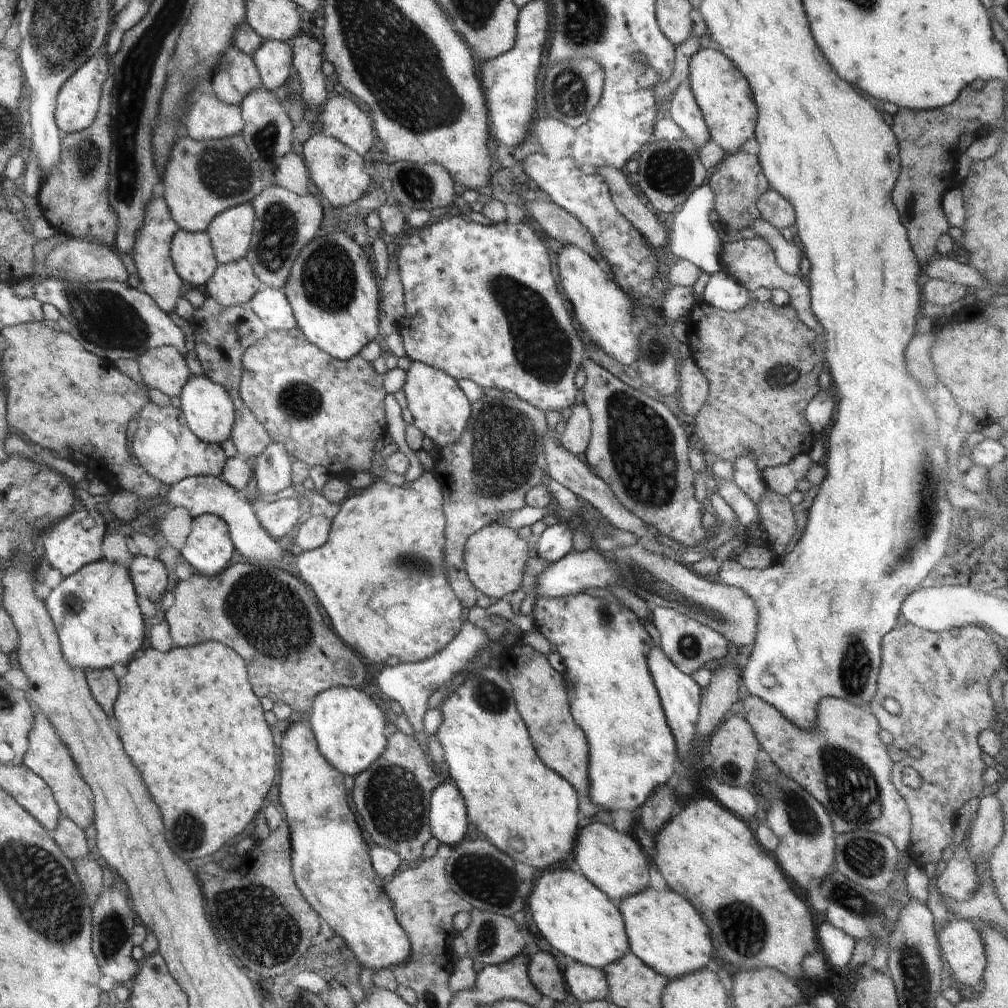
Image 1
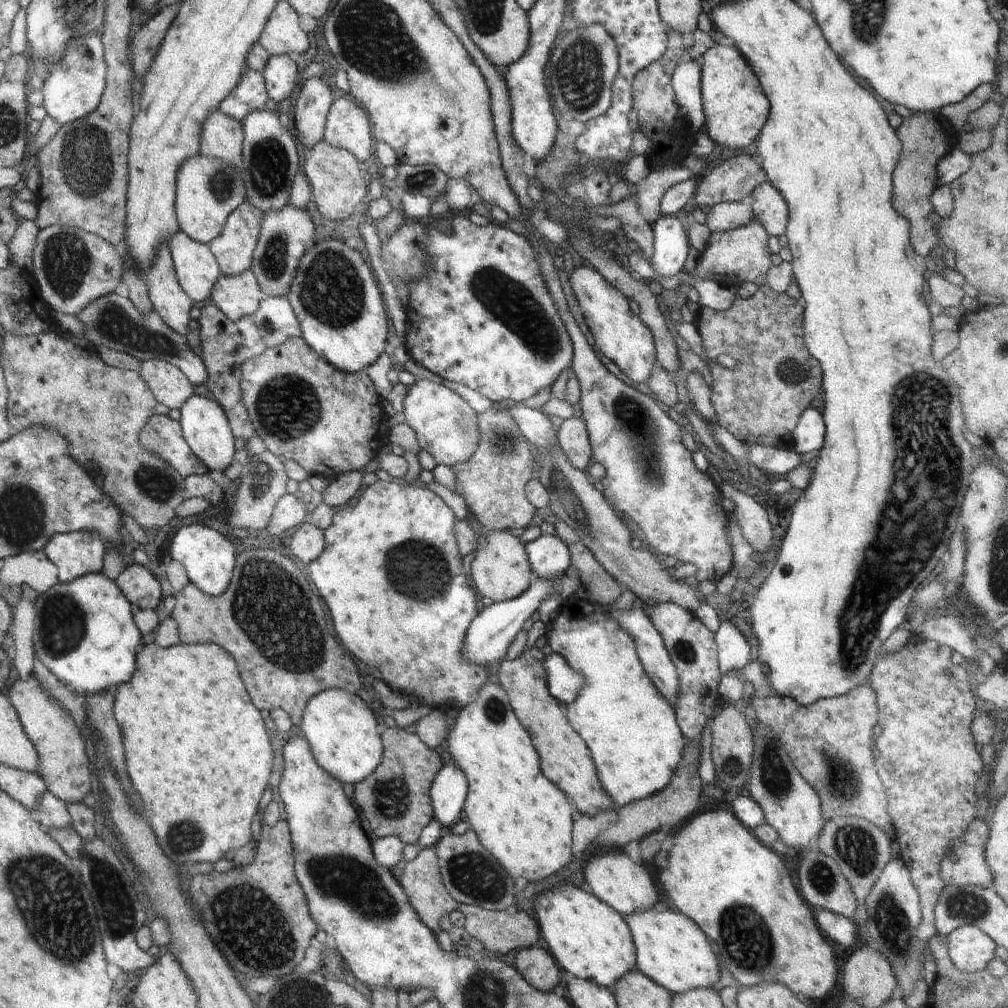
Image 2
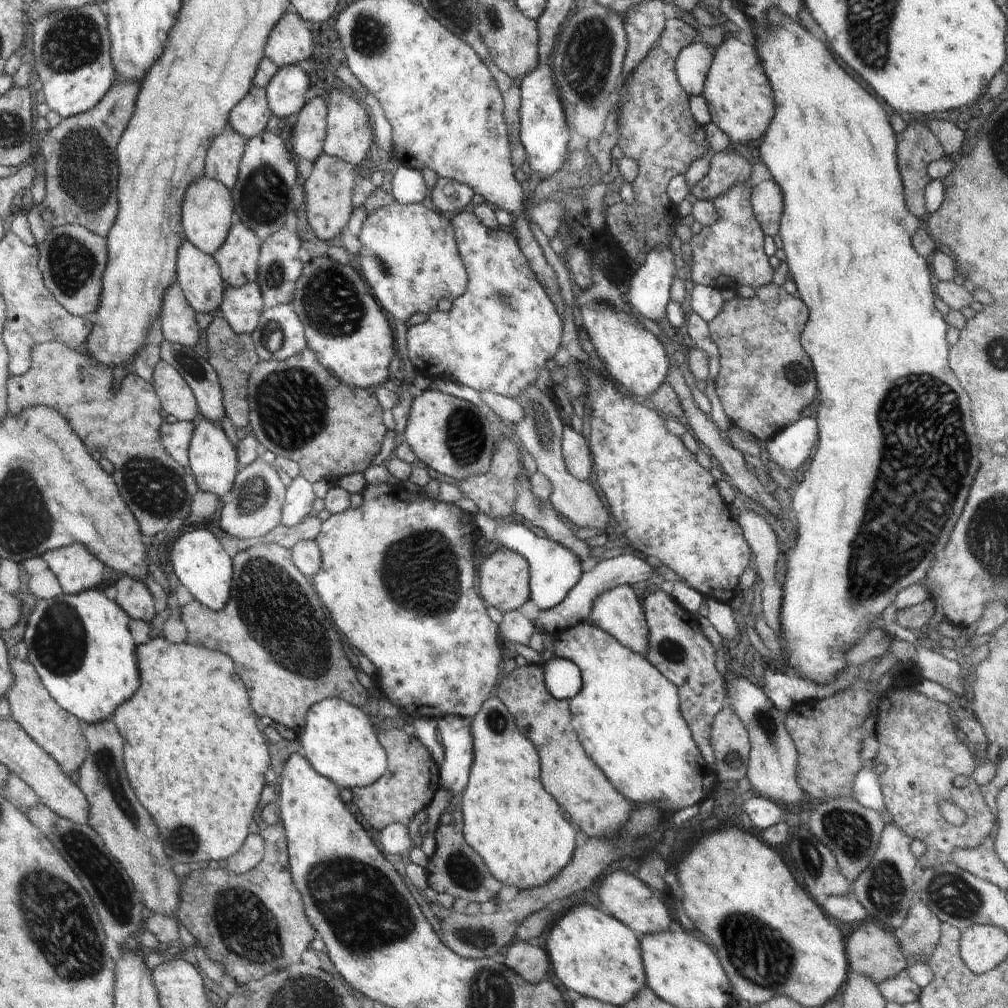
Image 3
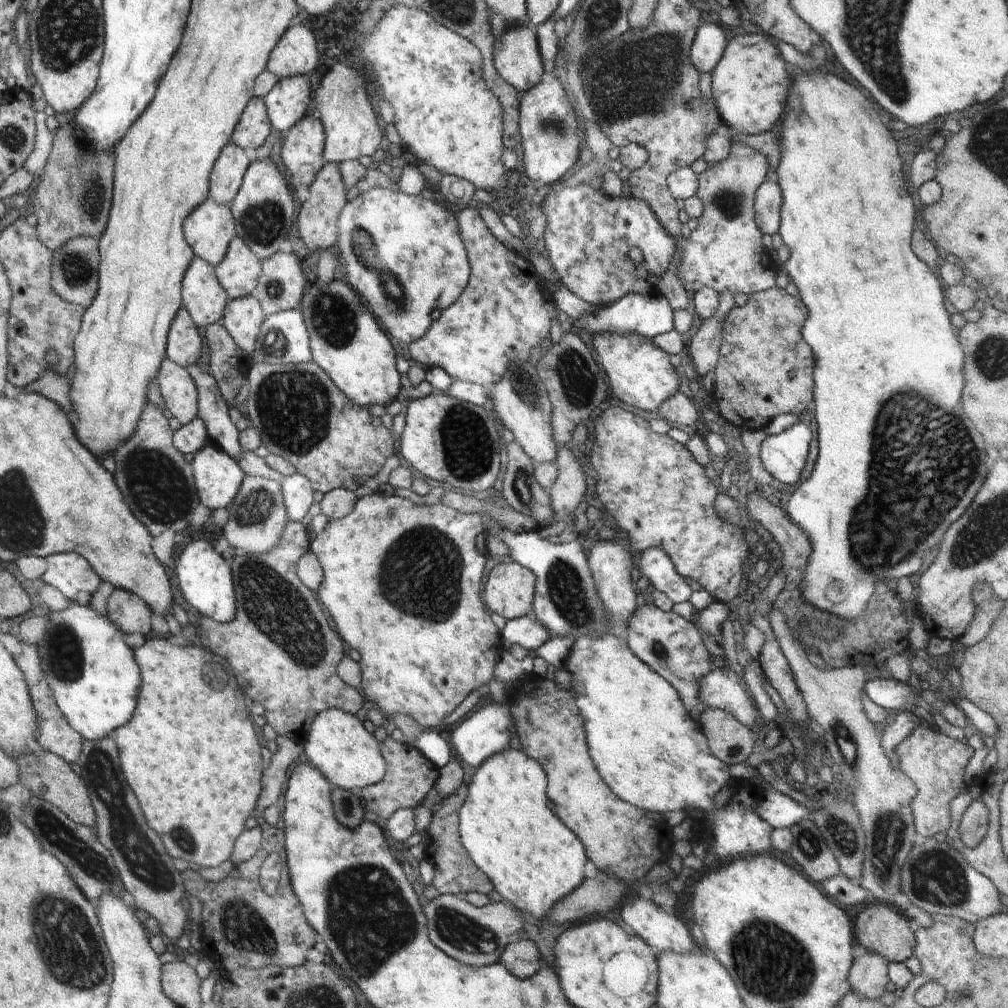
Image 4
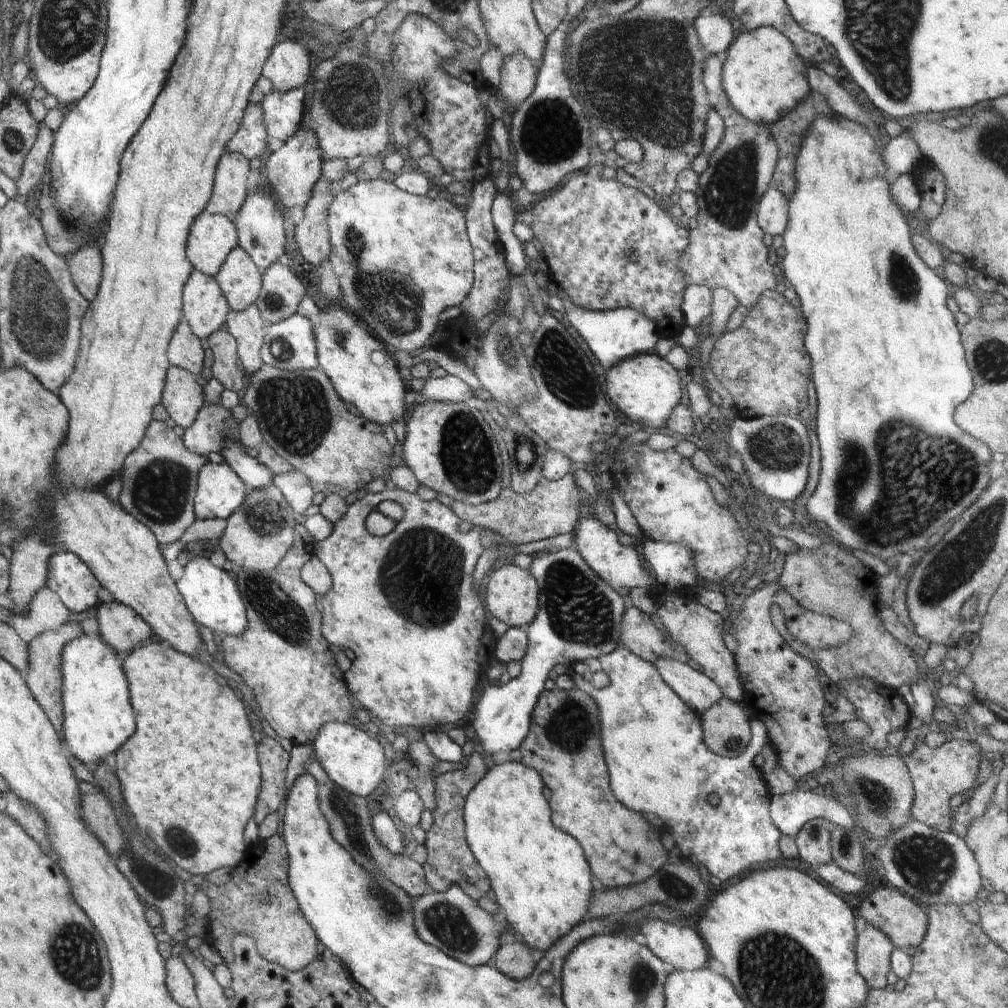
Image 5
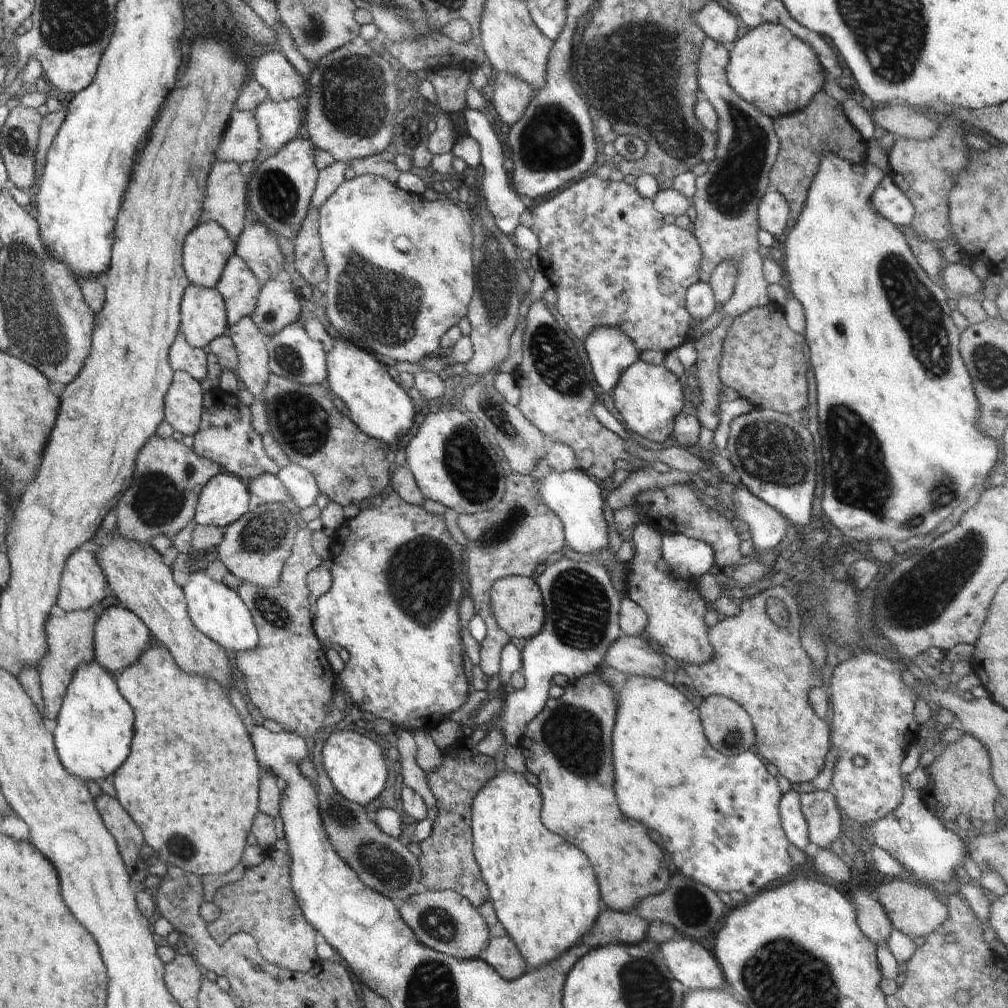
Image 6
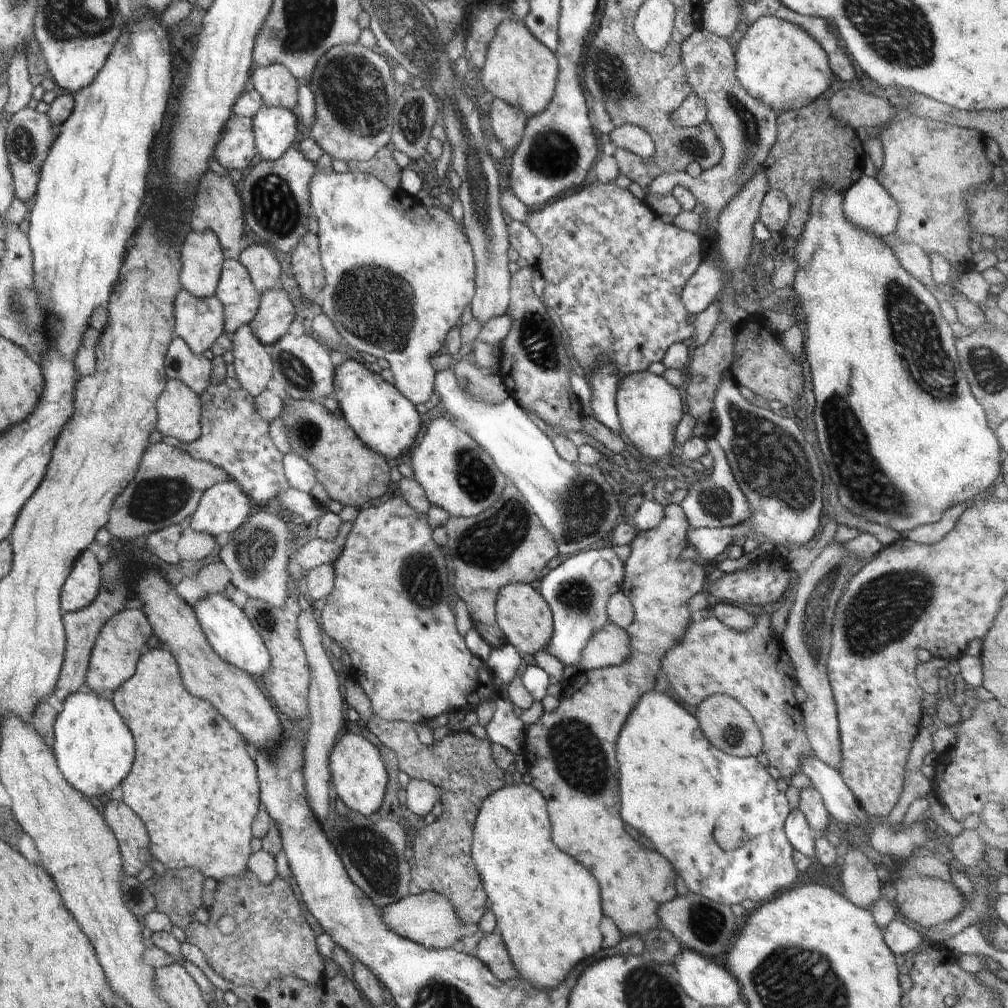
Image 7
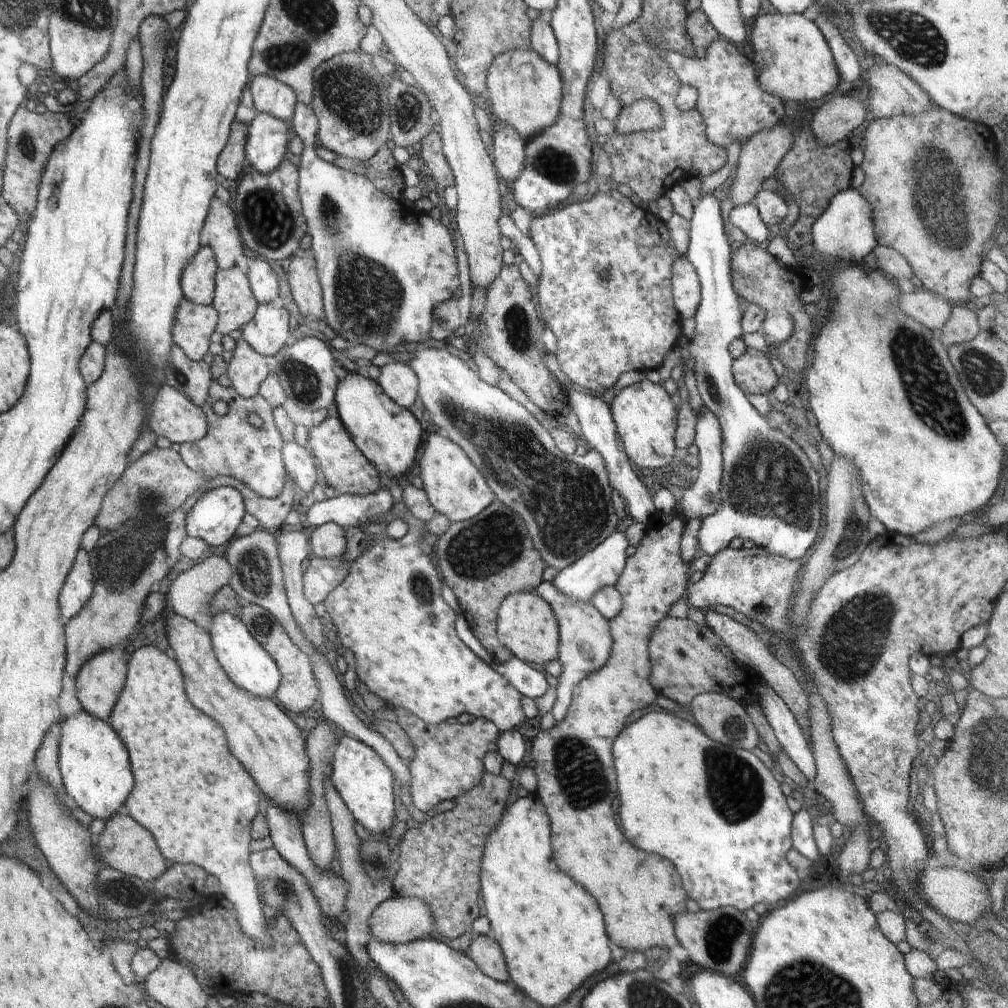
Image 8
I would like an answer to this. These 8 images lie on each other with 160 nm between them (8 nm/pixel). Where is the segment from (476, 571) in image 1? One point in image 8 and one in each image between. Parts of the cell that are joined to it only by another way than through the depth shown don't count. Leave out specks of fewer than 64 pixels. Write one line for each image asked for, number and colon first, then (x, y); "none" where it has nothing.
2: (500, 570)
3: (503, 578)
4: (509, 591)
5: (512, 593)
6: (516, 601)
7: (525, 618)
8: (526, 624)

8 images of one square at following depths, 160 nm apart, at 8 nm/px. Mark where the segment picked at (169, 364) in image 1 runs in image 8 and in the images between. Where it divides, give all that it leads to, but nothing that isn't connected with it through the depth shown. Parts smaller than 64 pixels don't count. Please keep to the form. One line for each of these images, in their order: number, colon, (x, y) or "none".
2: (171, 386)
3: (176, 397)
4: (179, 391)
5: (183, 398)
6: (184, 404)
7: (179, 409)
8: (174, 416)

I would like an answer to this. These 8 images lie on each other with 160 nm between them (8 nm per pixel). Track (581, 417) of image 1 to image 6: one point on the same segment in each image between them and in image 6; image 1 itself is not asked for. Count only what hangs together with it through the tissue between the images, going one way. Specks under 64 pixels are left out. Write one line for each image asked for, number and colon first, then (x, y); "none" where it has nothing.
2: (572, 435)
3: (575, 449)
4: (567, 492)
5: (553, 507)
6: (516, 535)

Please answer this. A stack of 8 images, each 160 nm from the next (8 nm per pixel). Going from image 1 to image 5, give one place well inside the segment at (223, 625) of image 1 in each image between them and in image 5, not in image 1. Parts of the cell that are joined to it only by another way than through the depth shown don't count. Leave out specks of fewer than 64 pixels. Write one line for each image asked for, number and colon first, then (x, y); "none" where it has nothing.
2: (269, 619)
3: (287, 654)
4: (304, 681)
5: (299, 687)

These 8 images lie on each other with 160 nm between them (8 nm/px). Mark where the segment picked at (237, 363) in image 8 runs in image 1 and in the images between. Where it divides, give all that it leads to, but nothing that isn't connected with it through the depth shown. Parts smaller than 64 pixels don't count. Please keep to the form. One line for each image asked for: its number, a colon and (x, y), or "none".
1: (233, 283)
2: (236, 296)
3: (241, 306)
4: (243, 316)
5: (248, 327)
6: (251, 344)
7: (253, 366)

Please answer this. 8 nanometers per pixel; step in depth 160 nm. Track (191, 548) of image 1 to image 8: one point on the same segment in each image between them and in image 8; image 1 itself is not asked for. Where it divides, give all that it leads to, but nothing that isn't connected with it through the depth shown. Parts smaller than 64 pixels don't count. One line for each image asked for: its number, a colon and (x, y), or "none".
2: (209, 558)
3: (199, 561)
4: (203, 577)
5: (211, 594)
6: (216, 609)
7: (230, 632)
8: (248, 664)

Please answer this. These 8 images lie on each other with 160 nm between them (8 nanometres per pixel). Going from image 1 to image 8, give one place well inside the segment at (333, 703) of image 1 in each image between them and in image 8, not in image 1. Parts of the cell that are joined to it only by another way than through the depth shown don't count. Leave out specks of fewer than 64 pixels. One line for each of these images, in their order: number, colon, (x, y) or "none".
2: (340, 728)
3: (338, 740)
4: (349, 757)
5: (355, 761)
6: (355, 764)
7: (357, 771)
8: (364, 781)

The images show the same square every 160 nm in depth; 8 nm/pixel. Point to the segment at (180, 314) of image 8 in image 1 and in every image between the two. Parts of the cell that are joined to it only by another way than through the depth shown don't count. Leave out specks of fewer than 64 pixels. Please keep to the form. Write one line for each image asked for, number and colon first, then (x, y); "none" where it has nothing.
1: (196, 262)
2: (197, 270)
3: (199, 275)
4: (205, 298)
5: (206, 308)
6: (204, 316)
7: (201, 321)

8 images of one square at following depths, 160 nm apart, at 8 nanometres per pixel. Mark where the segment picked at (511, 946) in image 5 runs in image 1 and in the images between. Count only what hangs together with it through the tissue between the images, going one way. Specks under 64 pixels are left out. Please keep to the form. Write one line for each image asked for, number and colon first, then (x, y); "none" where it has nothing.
1: (543, 971)
2: (538, 967)
3: (529, 960)
4: (522, 958)

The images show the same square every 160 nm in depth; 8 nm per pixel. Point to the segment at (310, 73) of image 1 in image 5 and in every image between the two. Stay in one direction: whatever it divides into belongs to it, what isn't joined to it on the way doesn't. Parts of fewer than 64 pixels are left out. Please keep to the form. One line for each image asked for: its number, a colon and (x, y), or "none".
2: (312, 105)
3: (309, 127)
4: (302, 152)
5: (292, 171)

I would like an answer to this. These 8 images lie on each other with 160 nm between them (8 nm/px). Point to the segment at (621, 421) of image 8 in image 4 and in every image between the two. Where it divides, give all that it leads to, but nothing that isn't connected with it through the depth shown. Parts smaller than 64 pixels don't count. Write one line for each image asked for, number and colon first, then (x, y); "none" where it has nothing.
4: (639, 373)
5: (646, 387)
6: (649, 397)
7: (649, 408)

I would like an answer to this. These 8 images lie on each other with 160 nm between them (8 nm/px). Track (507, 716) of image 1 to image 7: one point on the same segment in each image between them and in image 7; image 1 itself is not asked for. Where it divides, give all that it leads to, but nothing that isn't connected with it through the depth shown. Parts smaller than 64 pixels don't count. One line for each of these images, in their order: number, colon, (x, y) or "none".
2: (524, 821)
3: (509, 819)
4: (505, 824)
5: (539, 877)
6: (544, 892)
7: (547, 906)

